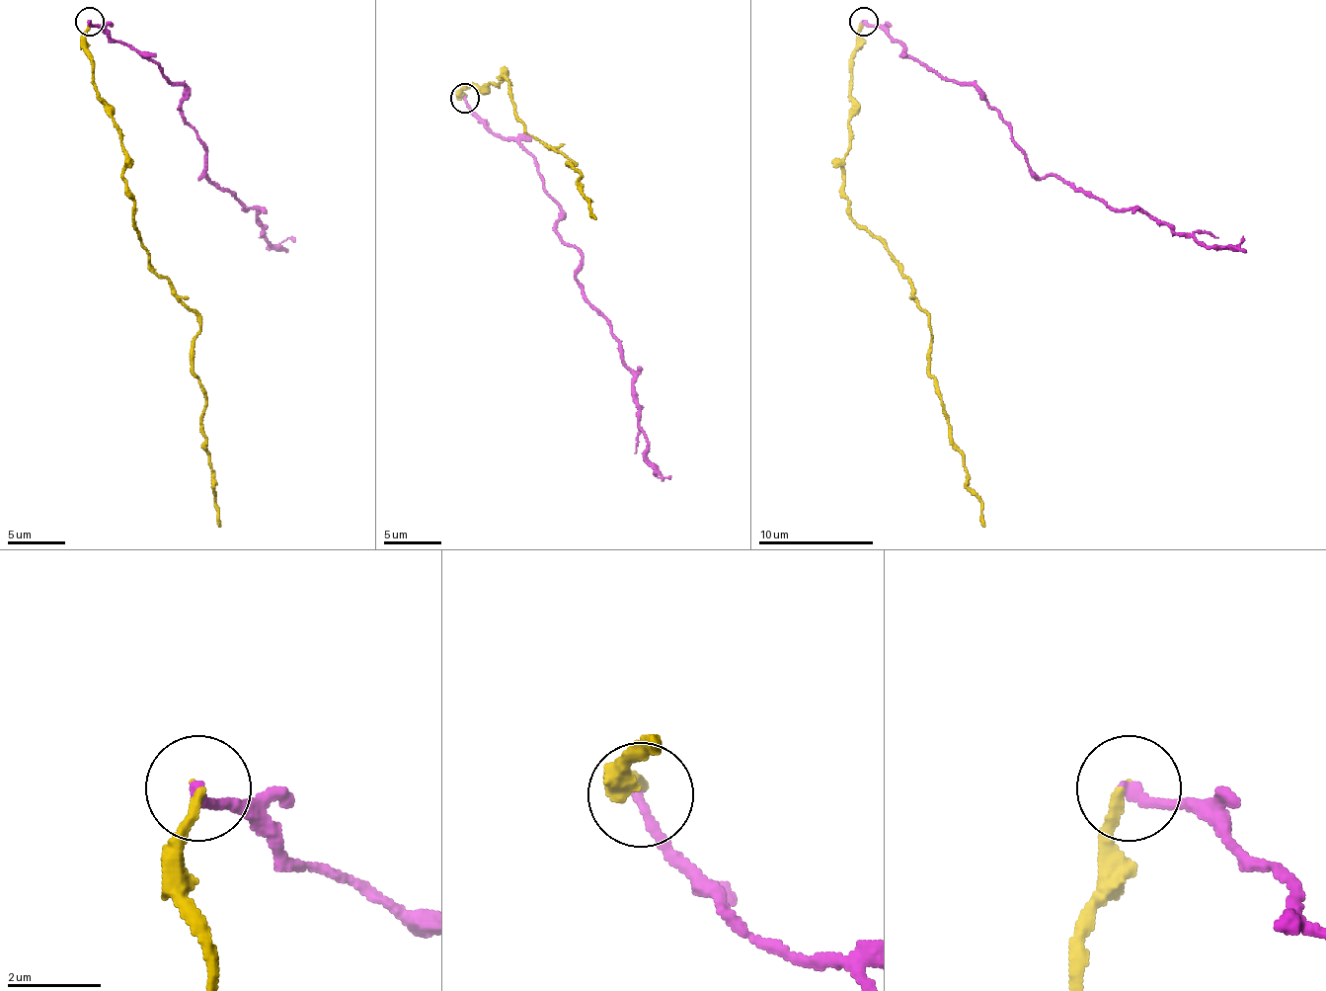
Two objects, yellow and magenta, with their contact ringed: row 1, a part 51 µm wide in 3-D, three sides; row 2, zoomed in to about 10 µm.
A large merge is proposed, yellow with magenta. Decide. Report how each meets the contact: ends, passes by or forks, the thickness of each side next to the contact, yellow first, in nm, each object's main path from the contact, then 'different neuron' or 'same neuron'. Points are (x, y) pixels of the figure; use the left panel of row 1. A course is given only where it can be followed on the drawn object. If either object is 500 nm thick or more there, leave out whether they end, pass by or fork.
yellow ends | magenta ends | 220/240 nm | yellow via (89, 23), (92, 83), (120, 134), (137, 238), (197, 318), (192, 373), (206, 399), (200, 422), (220, 526) | magenta via (89, 23), (184, 86), (181, 118), (206, 152), (200, 178), (258, 212), (272, 247), (295, 241) | different neuron

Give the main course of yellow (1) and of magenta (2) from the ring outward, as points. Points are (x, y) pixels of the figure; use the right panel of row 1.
1: (863, 23), (851, 60), (842, 195), (848, 215), (911, 282), (911, 298), (929, 318), (929, 373), (983, 526)
2: (863, 23), (880, 26), (923, 65), (974, 86), (1041, 178), (1063, 178), (1208, 247), (1245, 241)

